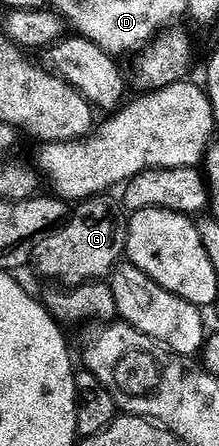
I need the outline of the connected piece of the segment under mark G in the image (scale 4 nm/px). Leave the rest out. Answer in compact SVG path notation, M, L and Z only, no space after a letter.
M113 195L92 197L80 202L56 233L52 233L35 254L35 266L49 283L61 287L105 281L122 264L129 234L129 217L122 202Z

